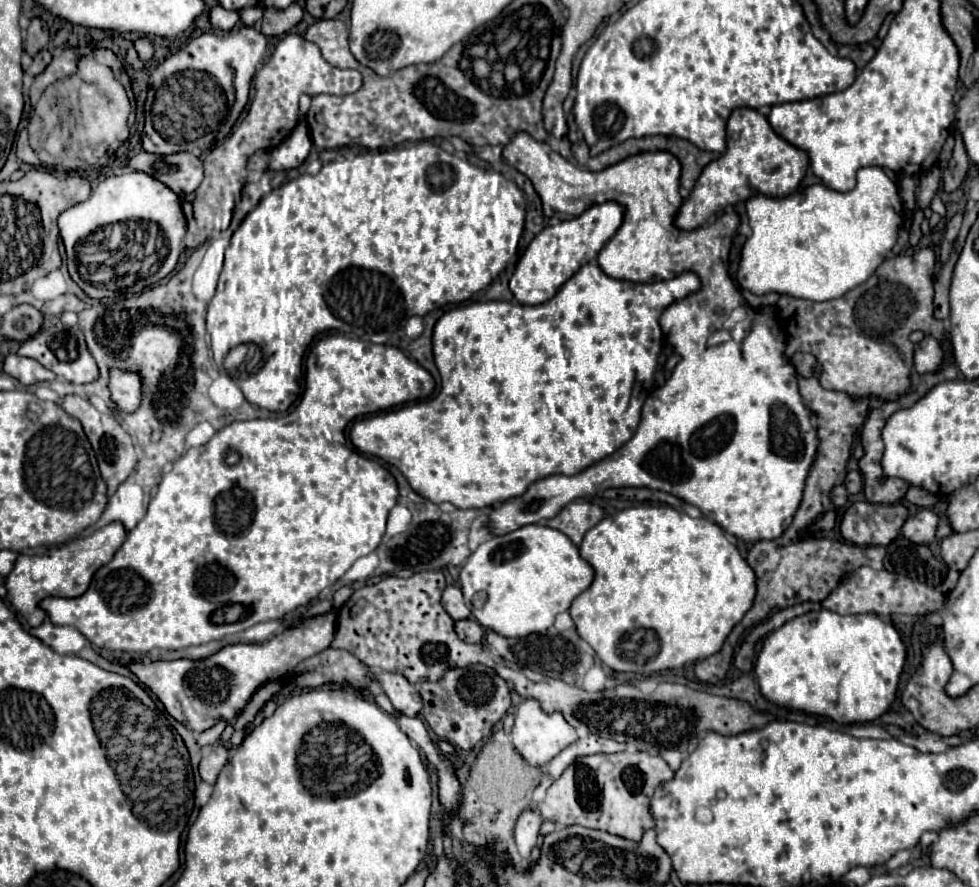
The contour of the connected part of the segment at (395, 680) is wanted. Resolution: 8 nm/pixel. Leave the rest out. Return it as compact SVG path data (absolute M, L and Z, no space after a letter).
M372 673L372 677L382 685L396 711L406 717L416 717L420 713L422 697L418 693L418 685L410 685L410 681L398 673Z

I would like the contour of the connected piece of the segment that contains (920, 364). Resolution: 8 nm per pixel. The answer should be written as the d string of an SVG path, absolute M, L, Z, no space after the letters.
M926 335L916 345L916 351L914 351L914 371L916 373L932 373L932 371L936 371L942 365L942 359L944 359L944 353L942 353L940 343L934 337Z

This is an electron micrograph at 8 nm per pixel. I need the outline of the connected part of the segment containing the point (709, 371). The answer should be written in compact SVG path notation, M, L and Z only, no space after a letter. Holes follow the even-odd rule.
M518 133L510 145L504 147L504 159L514 165L520 173L524 173L536 193L542 199L542 209L546 217L560 217L561 220L574 219L580 216L589 205L605 201L618 201L624 205L624 223L620 233L616 233L610 243L602 247L598 253L598 263L602 271L614 279L626 279L636 283L650 283L660 279L672 279L682 275L684 271L692 271L700 277L704 293L692 293L682 301L676 301L666 309L660 317L660 327L666 333L668 343L676 349L680 363L674 367L670 379L656 389L642 407L642 421L628 443L624 443L618 451L610 457L594 463L586 471L566 477L566 475L550 475L546 479L536 481L530 489L516 497L504 501L490 513L490 527L496 535L506 535L522 525L538 523L544 519L554 517L564 505L580 497L596 495L596 489L610 489L610 487L648 487L670 493L680 497L682 501L698 507L710 521L718 523L734 537L744 539L745 542L755 543L760 540L778 539L786 527L792 523L792 517L802 501L802 489L806 485L806 473L810 473L810 465L814 463L814 453L818 453L818 435L810 419L810 411L806 409L802 395L798 393L798 377L794 363L784 355L786 341L782 335L782 347L766 349L766 359L744 359L742 351L736 341L720 343L708 347L708 337L718 329L718 321L724 321L724 309L734 309L740 305L740 291L732 283L728 275L728 251L732 245L732 237L740 227L740 217L732 213L724 213L714 223L702 225L696 231L682 231L674 225L676 213L682 205L680 197L680 161L666 151L656 153L638 153L632 155L616 165L610 165L602 171L588 171L572 165L558 153L550 149L548 143L534 141L528 133ZM774 405L786 405L794 417L796 427L788 427L784 431L776 431L770 427L770 411ZM708 415L712 419L720 415L732 415L732 425L724 427L730 437L718 437L722 431L712 431L714 423L710 425Z

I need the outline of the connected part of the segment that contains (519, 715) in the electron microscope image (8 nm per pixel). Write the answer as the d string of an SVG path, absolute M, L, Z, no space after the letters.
M526 699L516 709L516 723L512 729L512 743L516 751L530 763L530 765L546 765L550 759L554 759L562 749L576 743L578 733L576 729L562 717L562 713L546 713L538 701Z

